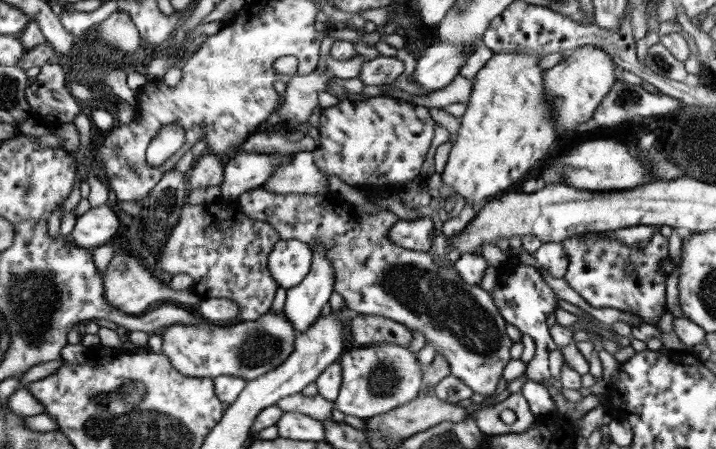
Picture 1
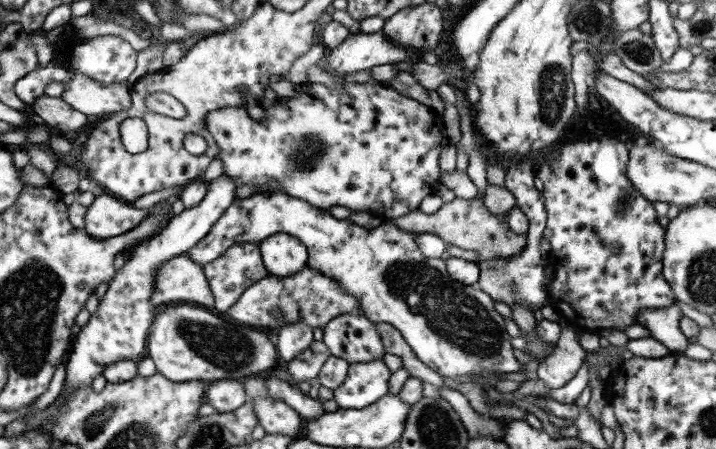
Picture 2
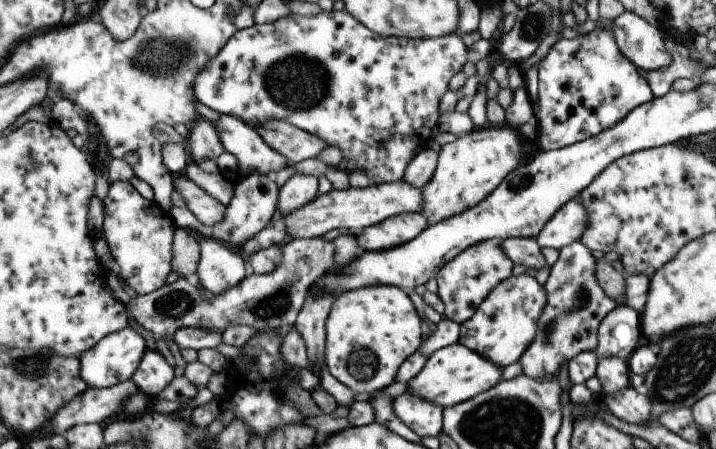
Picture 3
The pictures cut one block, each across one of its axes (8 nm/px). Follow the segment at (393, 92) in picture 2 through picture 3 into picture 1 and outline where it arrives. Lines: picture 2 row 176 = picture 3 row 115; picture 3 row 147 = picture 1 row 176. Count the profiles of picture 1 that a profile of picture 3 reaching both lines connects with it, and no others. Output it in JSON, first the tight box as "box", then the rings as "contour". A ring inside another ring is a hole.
{"box":[311,95,435,191],"contour":[[[378,95],[362,100],[341,97],[336,105],[321,111],[320,124],[316,128],[320,133],[320,140],[311,151],[314,164],[324,175],[338,176],[351,187],[371,185],[399,191],[417,176],[422,176],[421,168],[434,138],[435,123],[428,107],[415,105],[398,97]]]}

